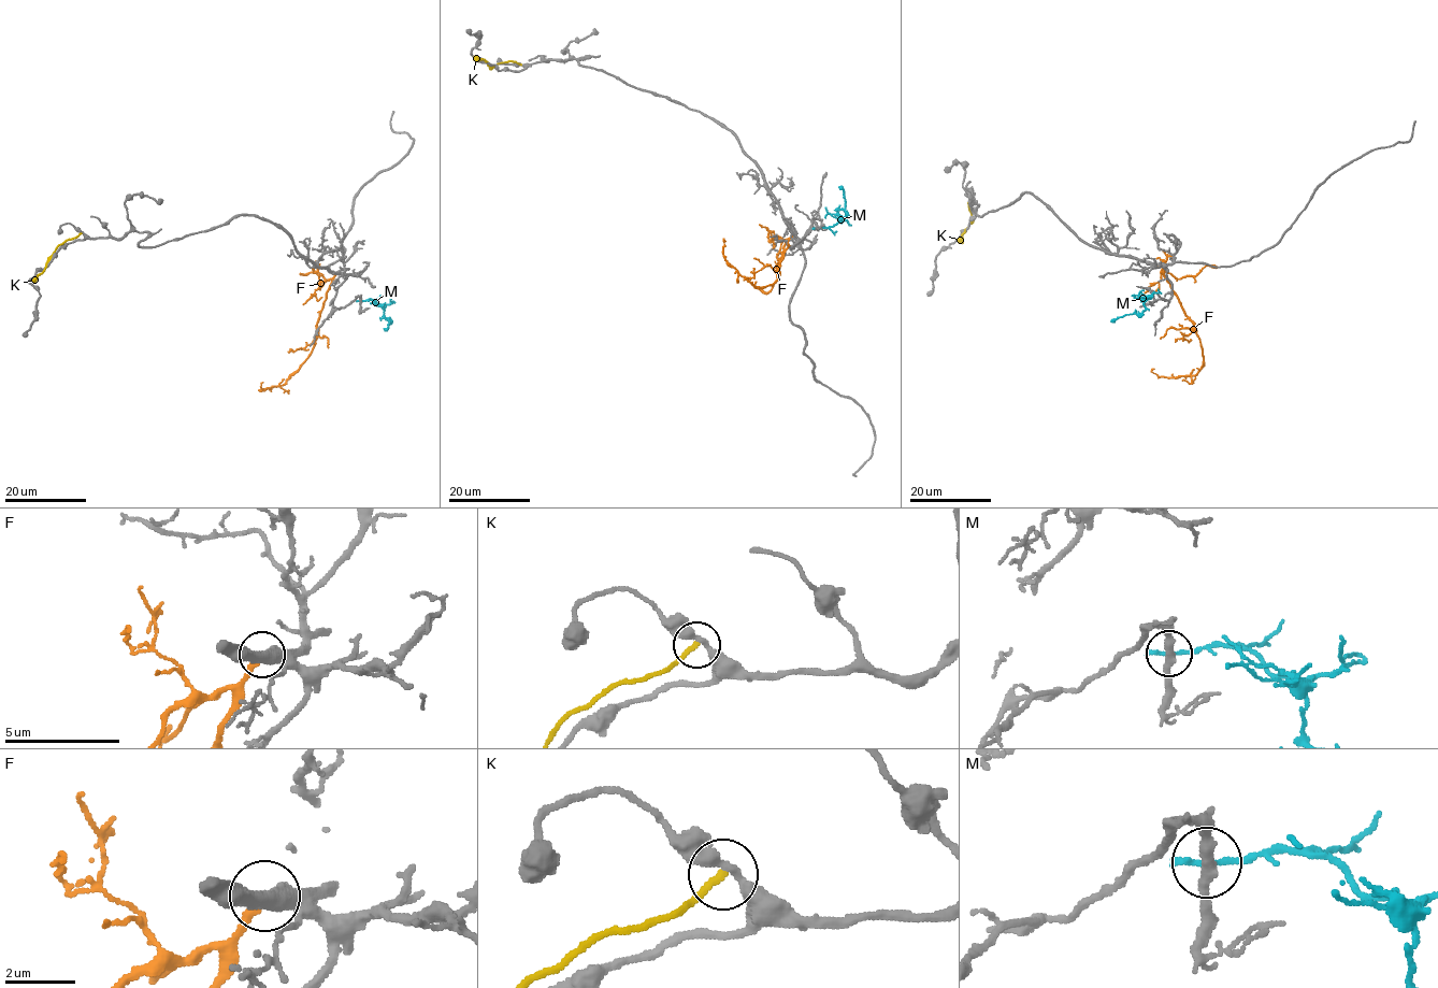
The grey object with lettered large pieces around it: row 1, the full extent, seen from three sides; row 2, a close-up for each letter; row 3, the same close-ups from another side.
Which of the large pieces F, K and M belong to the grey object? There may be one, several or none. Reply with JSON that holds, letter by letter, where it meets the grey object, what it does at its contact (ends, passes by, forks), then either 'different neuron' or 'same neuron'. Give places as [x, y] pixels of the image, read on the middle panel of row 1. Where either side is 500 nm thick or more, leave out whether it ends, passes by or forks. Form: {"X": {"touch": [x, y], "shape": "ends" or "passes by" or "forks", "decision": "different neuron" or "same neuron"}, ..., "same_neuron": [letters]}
{"F": {"touch": [792, 237], "shape": "ends", "decision": "same neuron"}, "K": {"touch": [520, 65], "shape": "ends", "decision": "different neuron"}, "M": {"touch": [817, 228], "shape": "ends", "decision": "different neuron"}, "same_neuron": ["F"]}

